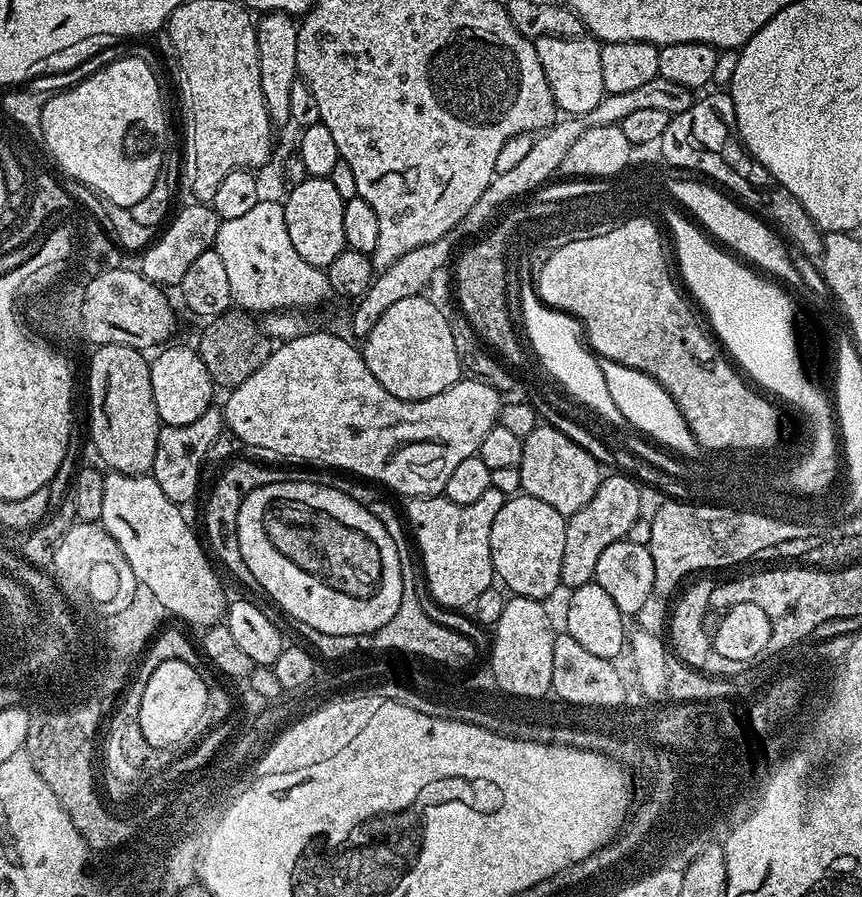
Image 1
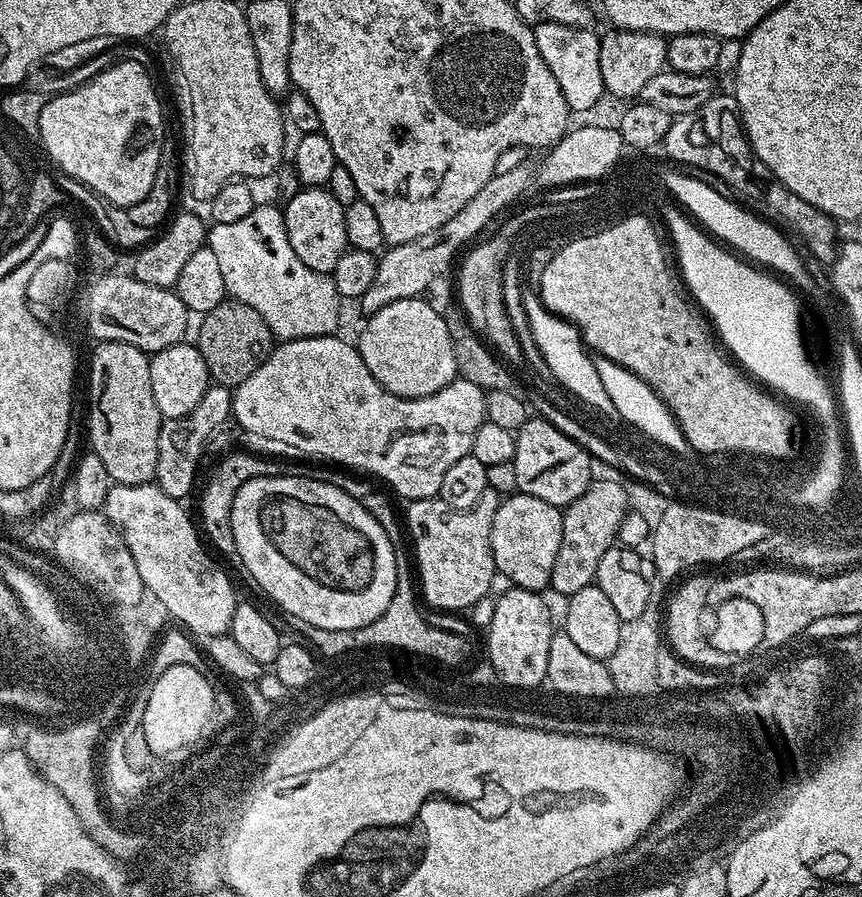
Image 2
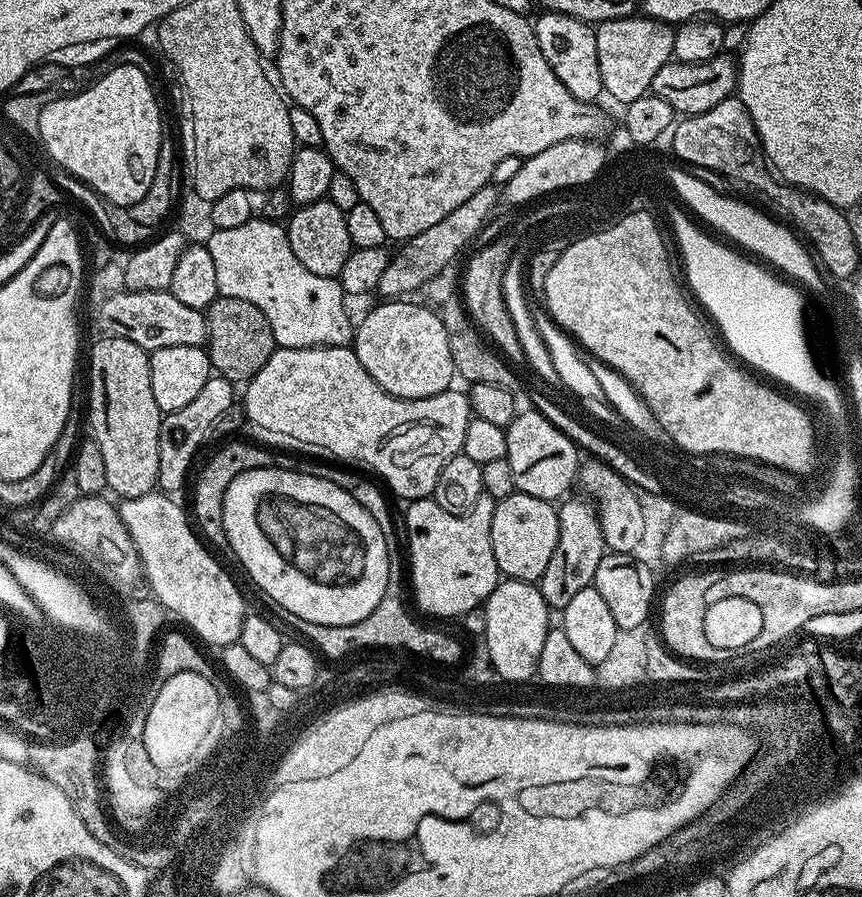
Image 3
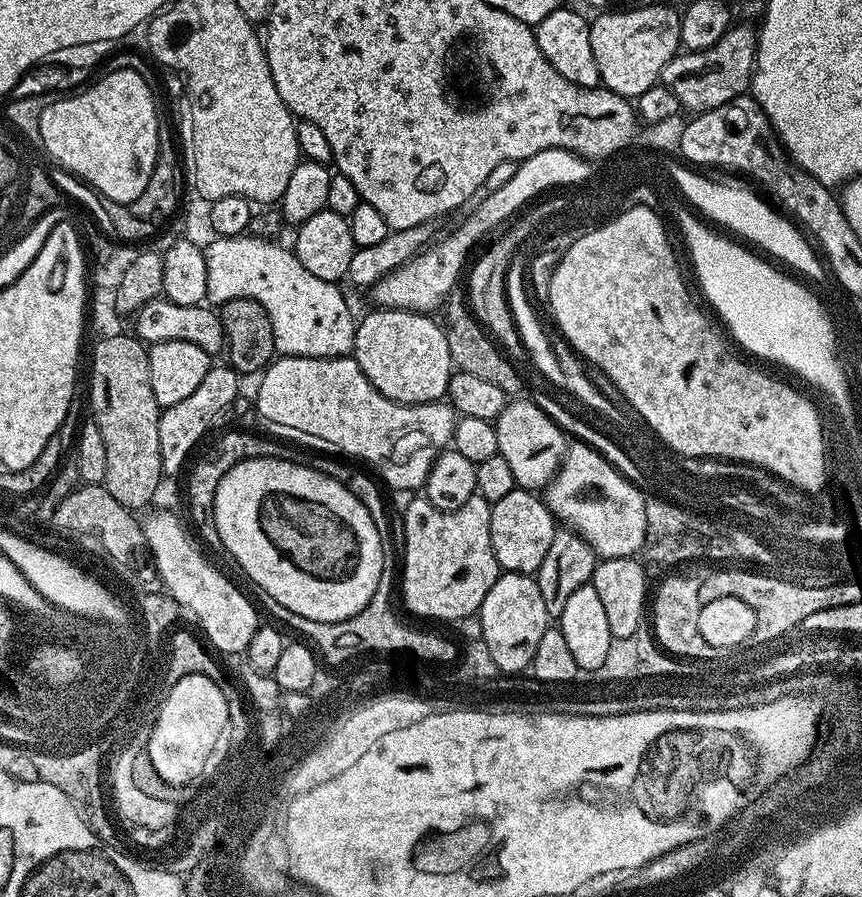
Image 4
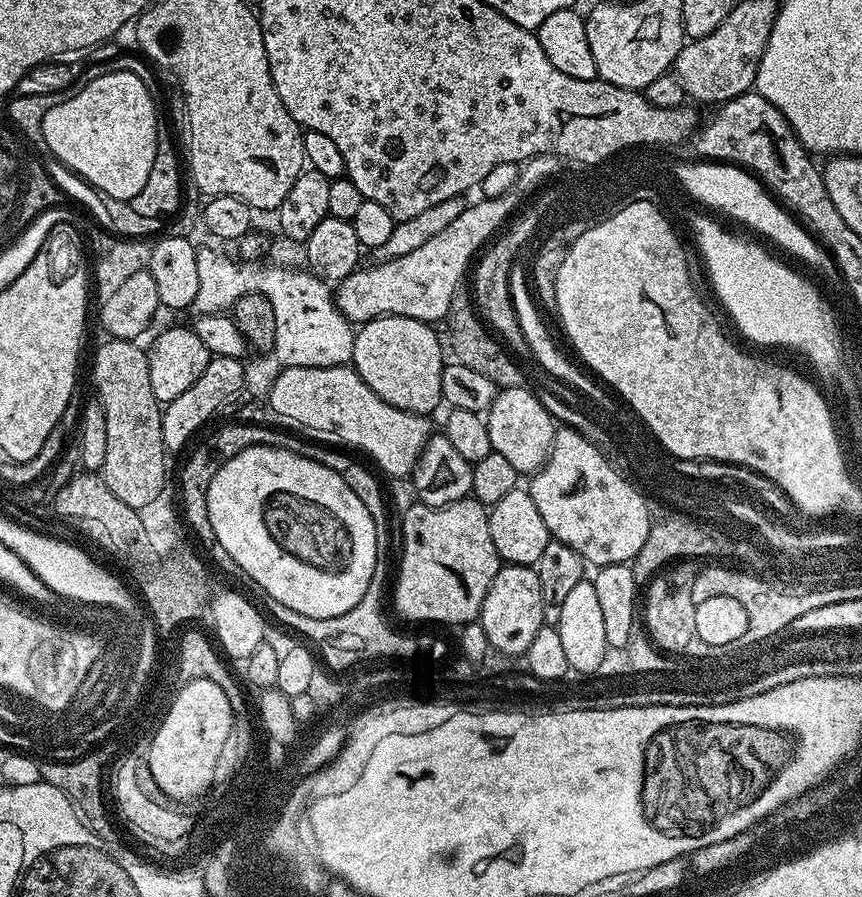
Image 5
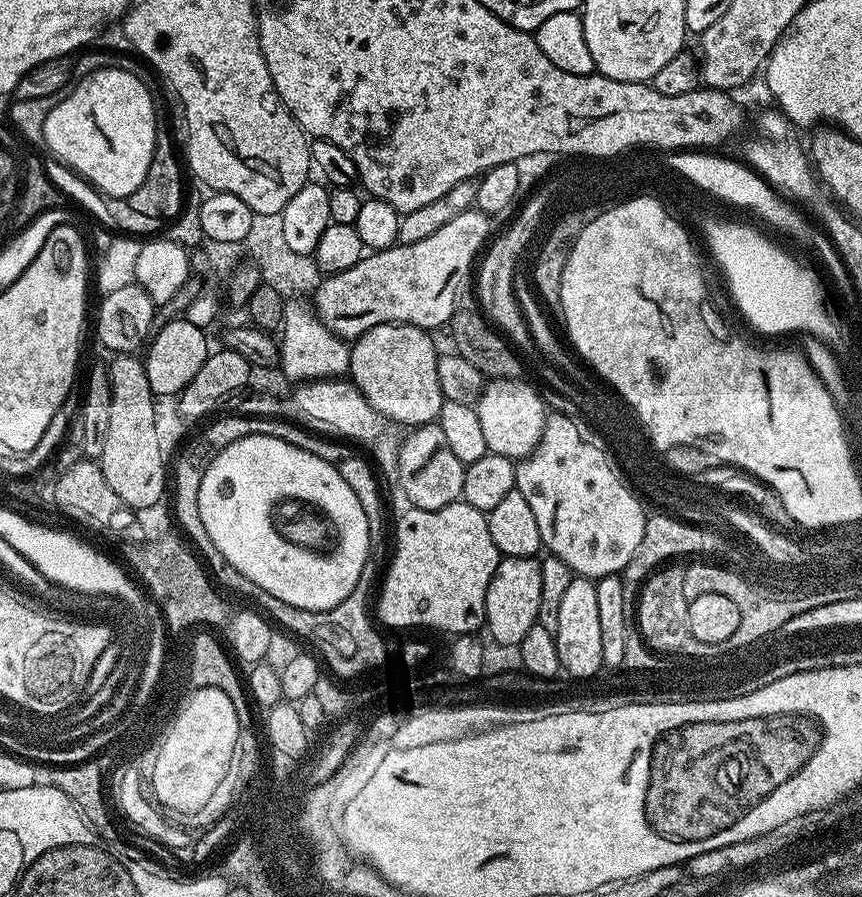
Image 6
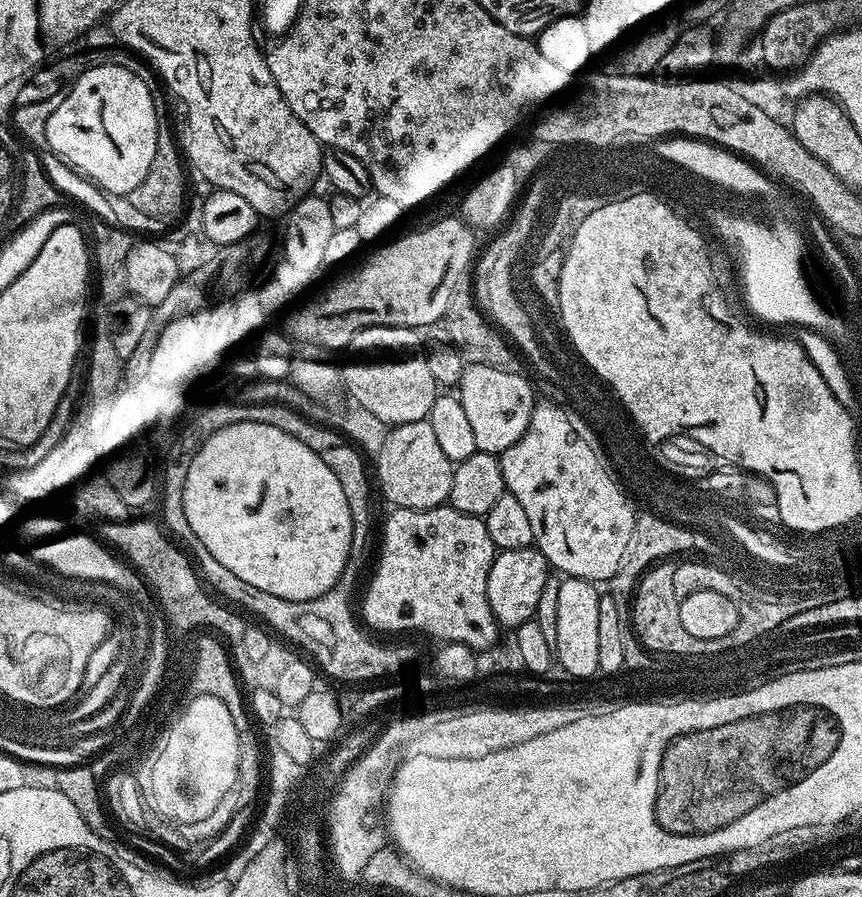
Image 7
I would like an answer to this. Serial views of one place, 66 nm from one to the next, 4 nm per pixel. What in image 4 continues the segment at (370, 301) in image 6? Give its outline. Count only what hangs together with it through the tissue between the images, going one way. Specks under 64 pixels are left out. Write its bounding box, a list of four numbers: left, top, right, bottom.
[370,148,590,313]

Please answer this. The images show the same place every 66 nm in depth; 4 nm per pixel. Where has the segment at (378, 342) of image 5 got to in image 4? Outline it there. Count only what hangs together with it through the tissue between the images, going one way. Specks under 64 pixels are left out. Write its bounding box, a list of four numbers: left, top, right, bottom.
[354,307,454,404]

